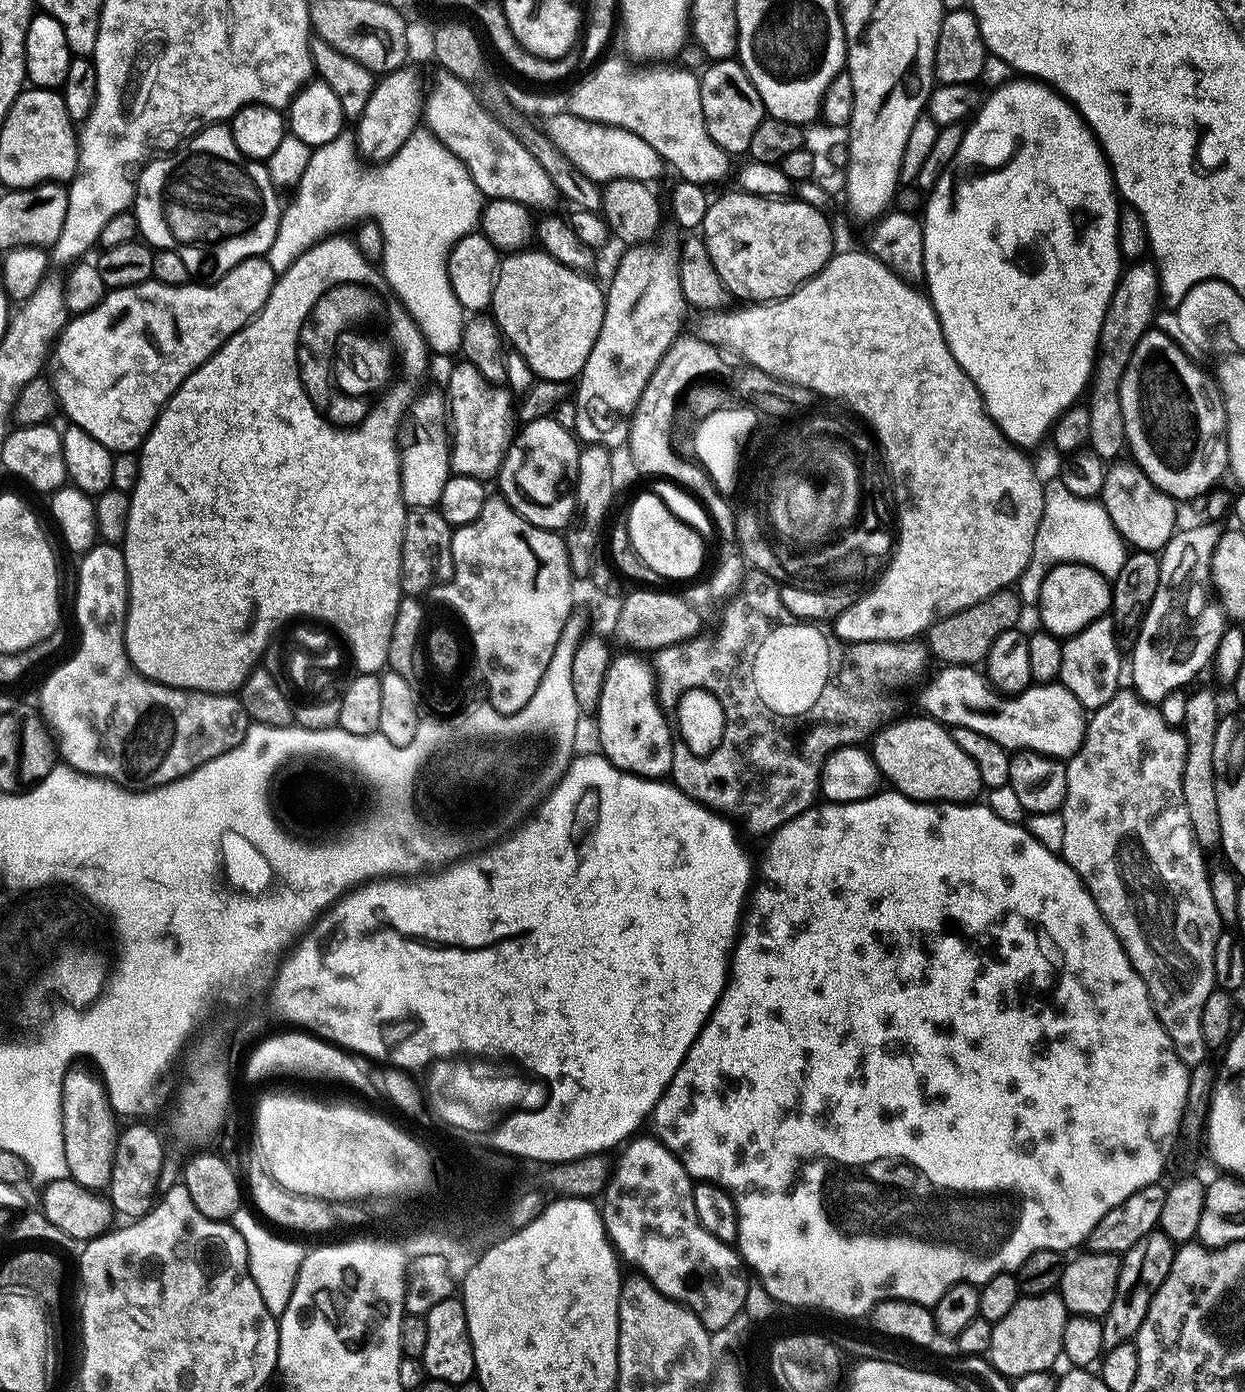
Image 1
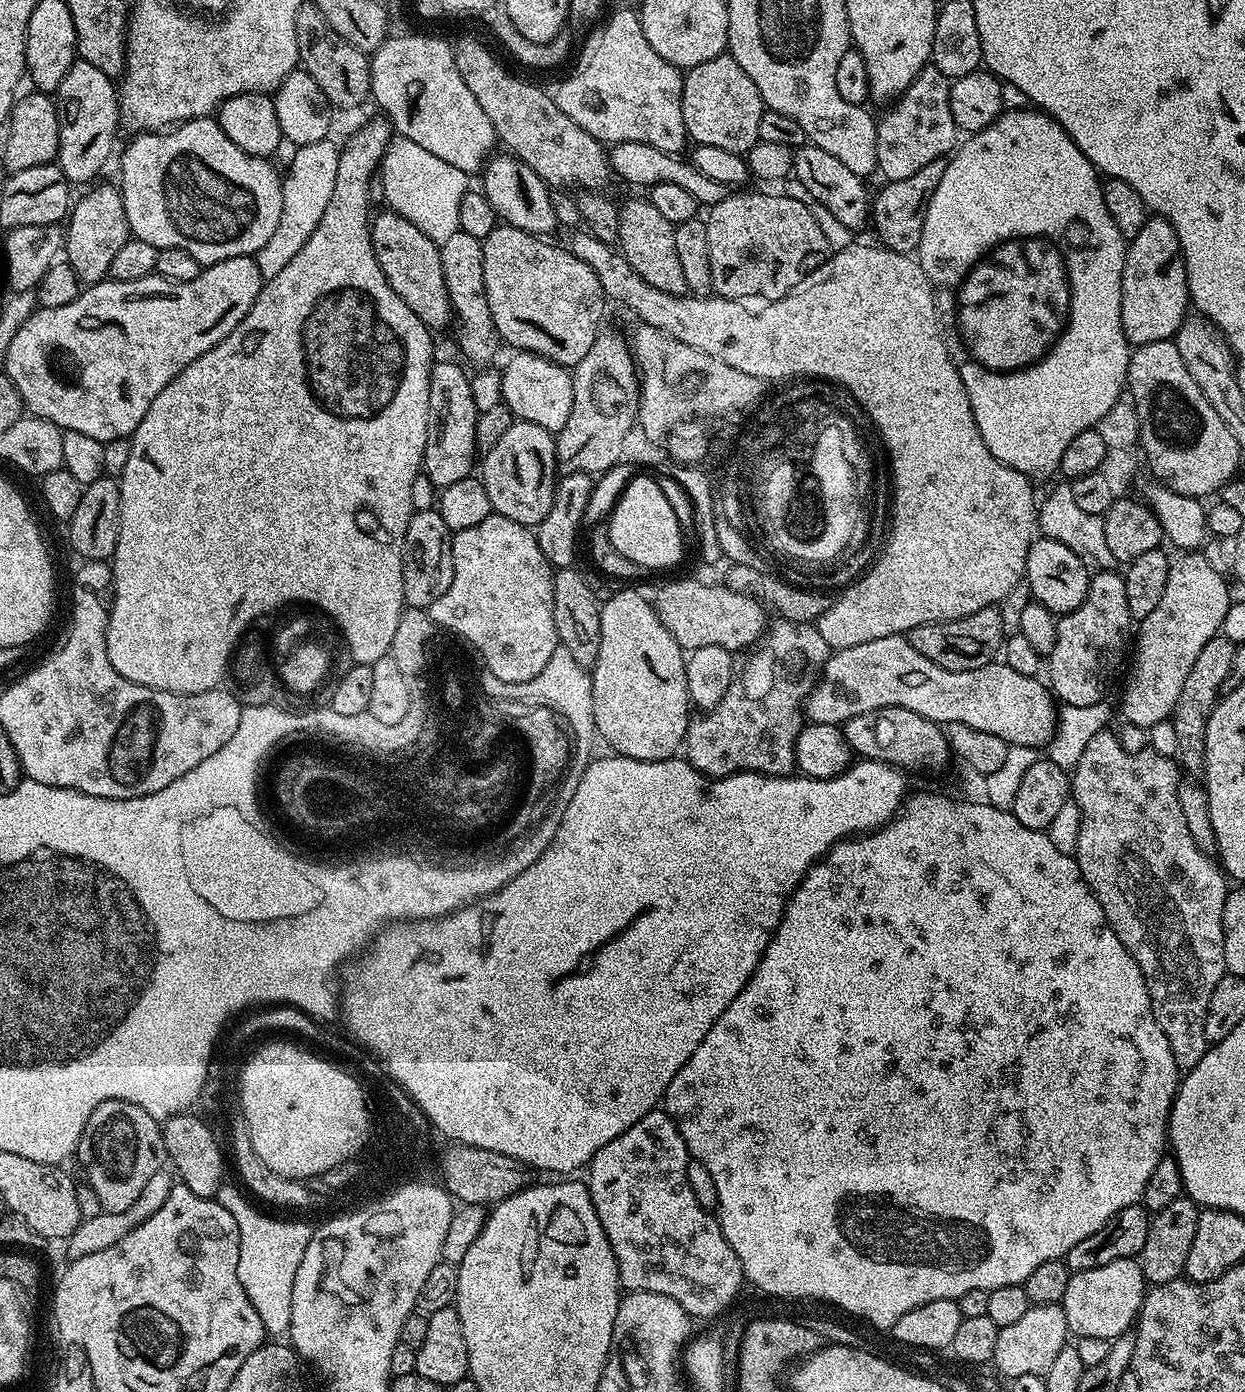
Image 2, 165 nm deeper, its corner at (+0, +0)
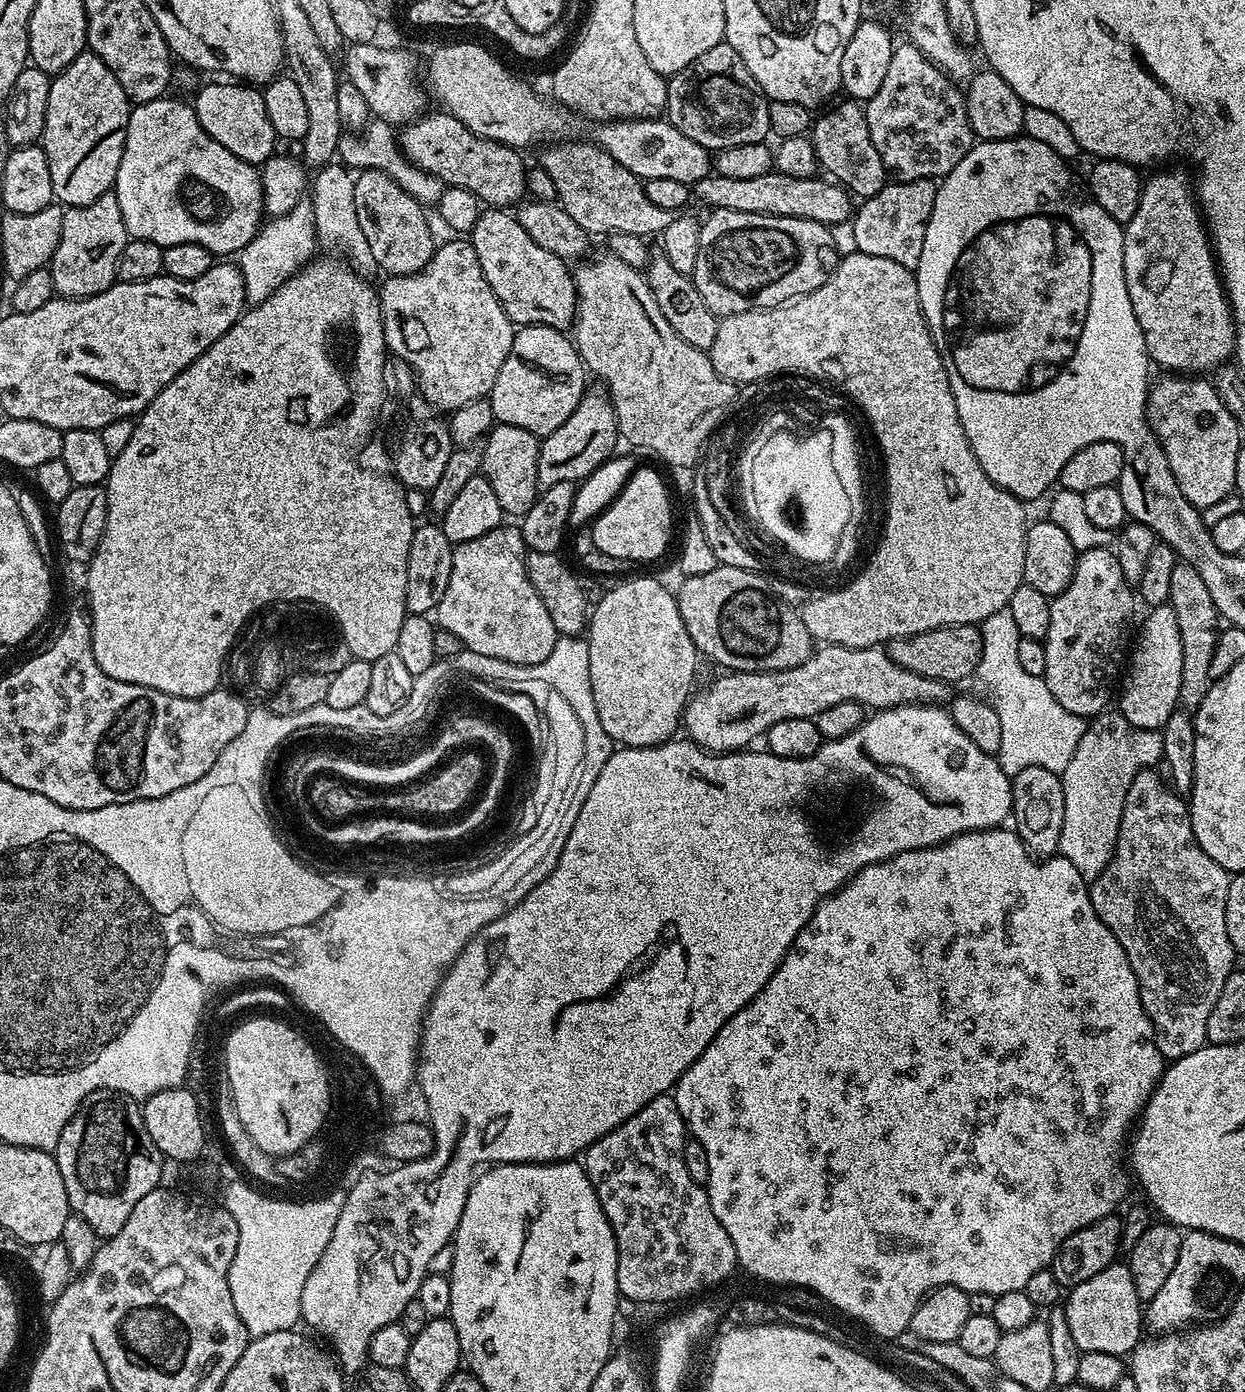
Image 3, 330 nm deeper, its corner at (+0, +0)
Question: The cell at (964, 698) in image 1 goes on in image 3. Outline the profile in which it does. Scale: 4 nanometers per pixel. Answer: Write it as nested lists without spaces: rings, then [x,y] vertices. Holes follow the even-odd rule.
[[[837,644],[820,646],[812,653],[812,657],[802,666],[787,668],[781,672],[733,672],[720,674],[713,682],[712,688],[704,692],[704,696],[693,695],[689,699],[682,717],[682,728],[687,739],[701,746],[712,754],[727,754],[747,749],[751,740],[765,735],[774,722],[782,722],[786,718],[815,718],[822,710],[830,706],[838,706],[843,700],[855,700],[861,706],[879,710],[896,708],[899,704],[934,704],[939,705],[944,696],[945,681],[931,680],[922,674],[914,674],[898,662],[888,657],[883,647],[874,648],[843,648]]]

